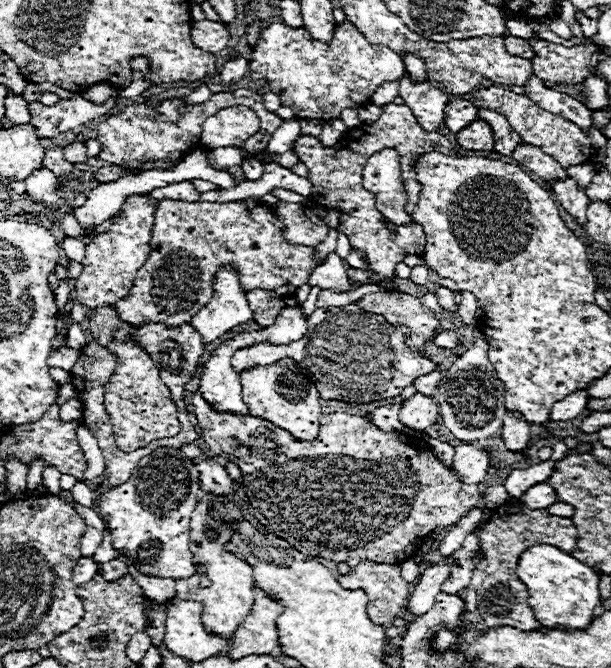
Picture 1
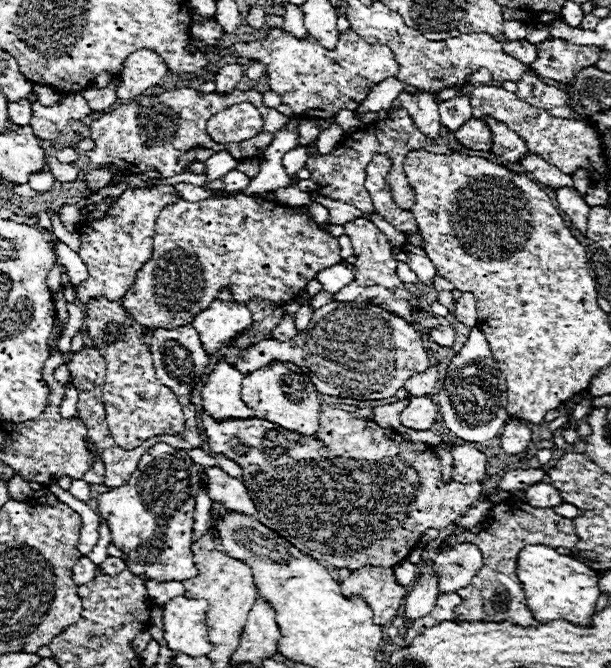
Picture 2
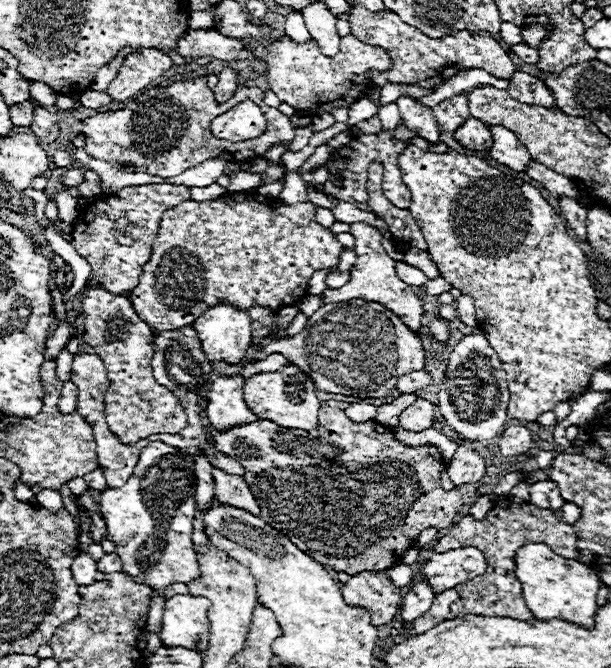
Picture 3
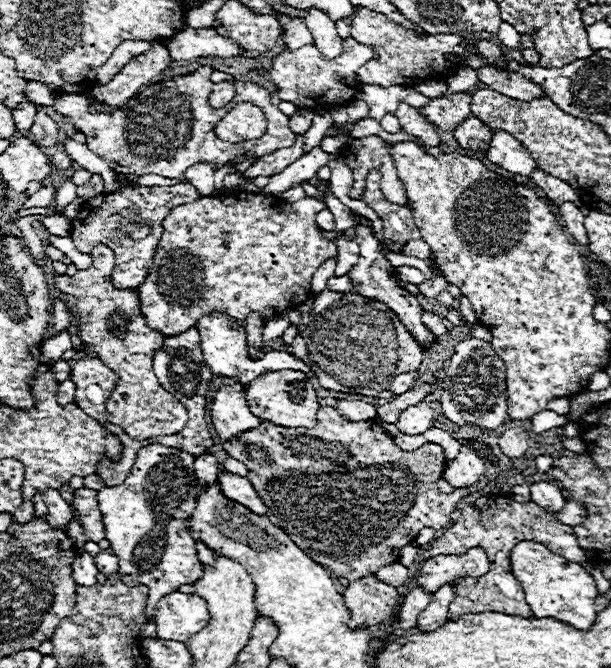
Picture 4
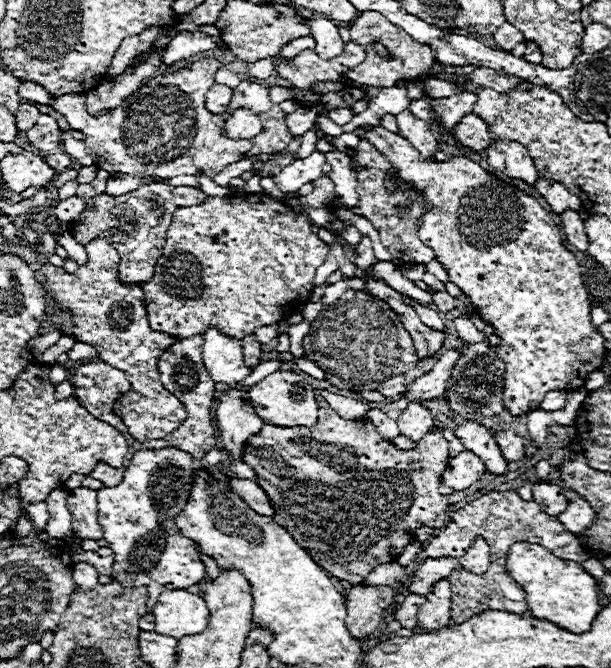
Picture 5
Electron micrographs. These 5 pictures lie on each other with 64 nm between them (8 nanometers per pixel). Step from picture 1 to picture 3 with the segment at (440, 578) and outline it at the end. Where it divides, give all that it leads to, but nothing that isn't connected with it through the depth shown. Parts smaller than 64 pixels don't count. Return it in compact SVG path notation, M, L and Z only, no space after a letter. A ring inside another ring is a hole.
M426 580L416 582L414 588L404 596L404 602L402 602L400 614L402 614L404 622L414 622L418 616L428 612L432 606L432 600L434 600L434 592L432 592L430 584Z

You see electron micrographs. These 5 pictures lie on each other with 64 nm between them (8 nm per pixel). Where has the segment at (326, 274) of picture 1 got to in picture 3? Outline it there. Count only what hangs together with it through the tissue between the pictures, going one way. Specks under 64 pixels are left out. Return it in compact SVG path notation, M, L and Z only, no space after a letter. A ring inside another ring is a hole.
M334 268L334 270L326 276L326 284L328 284L330 290L342 288L348 280L350 280L350 272L338 272L338 268Z

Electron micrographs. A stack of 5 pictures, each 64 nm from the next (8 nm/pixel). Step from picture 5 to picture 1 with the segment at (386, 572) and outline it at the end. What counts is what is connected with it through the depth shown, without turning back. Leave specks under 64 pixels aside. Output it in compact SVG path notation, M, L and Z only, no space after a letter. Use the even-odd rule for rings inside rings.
M406 560L406 562L402 562L400 568L402 568L402 576L404 576L404 580L408 580L408 582L412 582L412 580L416 580L416 578L420 576L420 564L414 562L414 560Z

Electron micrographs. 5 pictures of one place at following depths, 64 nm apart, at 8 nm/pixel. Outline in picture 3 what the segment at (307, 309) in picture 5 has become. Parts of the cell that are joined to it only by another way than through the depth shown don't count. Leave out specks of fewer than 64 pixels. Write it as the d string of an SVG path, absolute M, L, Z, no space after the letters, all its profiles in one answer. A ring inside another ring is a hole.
M356 222L350 226L348 230L356 244L354 244L354 252L358 256L356 264L352 266L350 270L350 282L338 290L324 290L322 292L322 302L324 304L338 304L338 302L346 302L346 300L354 300L354 298L360 298L364 302L378 302L382 304L384 308L392 310L400 320L404 320L404 324L408 324L408 328L412 328L414 332L420 332L422 328L422 300L410 290L408 284L404 284L398 276L396 276L396 262L386 254L386 250L382 248L382 234L366 224L366 222Z

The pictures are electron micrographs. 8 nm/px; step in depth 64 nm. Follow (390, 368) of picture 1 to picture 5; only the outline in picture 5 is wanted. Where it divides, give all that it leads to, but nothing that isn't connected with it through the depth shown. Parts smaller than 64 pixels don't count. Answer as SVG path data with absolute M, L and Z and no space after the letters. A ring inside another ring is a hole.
M348 290L340 300L320 312L304 336L302 348L304 356L324 370L330 386L352 392L374 392L378 384L392 376L406 374L420 362L414 342L398 314L386 302L360 290Z

